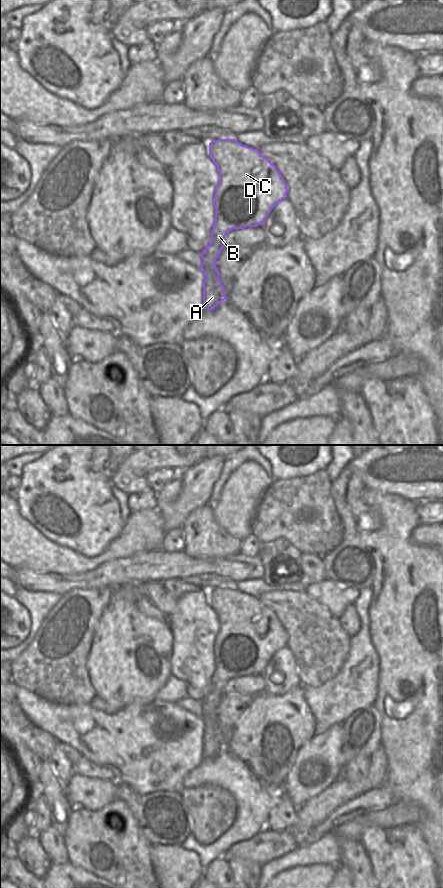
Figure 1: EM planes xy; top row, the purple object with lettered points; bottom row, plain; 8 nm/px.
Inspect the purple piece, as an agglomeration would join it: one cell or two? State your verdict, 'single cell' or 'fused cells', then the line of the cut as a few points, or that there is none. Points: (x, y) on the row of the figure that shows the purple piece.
single cell | no cut

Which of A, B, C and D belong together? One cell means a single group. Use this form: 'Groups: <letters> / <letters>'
Groups: A B C D.

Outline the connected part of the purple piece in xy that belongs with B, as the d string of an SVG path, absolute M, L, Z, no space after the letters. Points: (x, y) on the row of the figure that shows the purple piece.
M218 139L210 142L209 156L217 166L219 182L213 198L215 222L211 230L211 242L201 253L203 262L200 269L205 276L203 309L212 310L227 299L215 265L216 259L225 246L225 236L234 229L263 225L271 210L287 197L288 188L285 180L269 159L257 149L242 145L235 139Z

